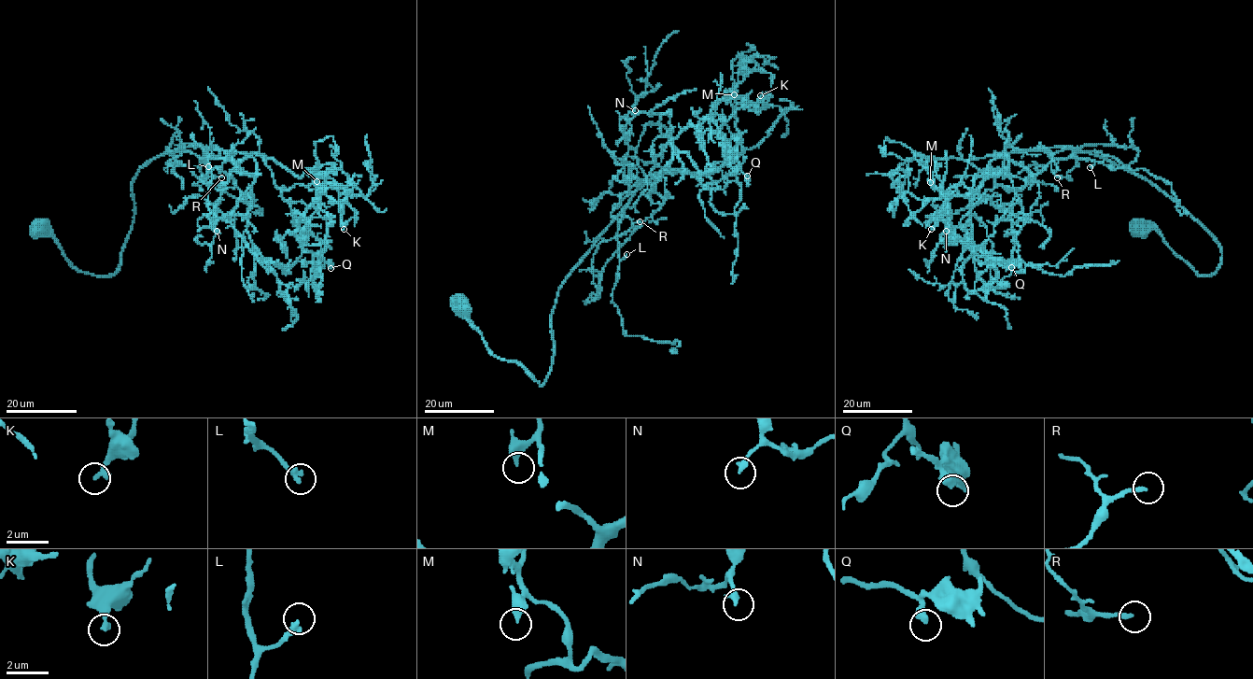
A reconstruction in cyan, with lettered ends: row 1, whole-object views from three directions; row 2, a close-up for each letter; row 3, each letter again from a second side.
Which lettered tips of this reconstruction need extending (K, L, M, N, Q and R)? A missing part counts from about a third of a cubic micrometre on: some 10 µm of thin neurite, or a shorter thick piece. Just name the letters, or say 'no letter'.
N

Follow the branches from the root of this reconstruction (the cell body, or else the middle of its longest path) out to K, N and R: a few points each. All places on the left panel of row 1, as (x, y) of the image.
K: (42, 226), (75, 267), (110, 275), (137, 172), (203, 147), (309, 171), (318, 192), (339, 193), (344, 229)
N: (42, 226), (75, 267), (110, 275), (147, 162), (243, 151), (253, 196), (217, 231)
R: (42, 226), (75, 267), (110, 275), (133, 220), (133, 180), (147, 162), (204, 147), (207, 169), (221, 177)

